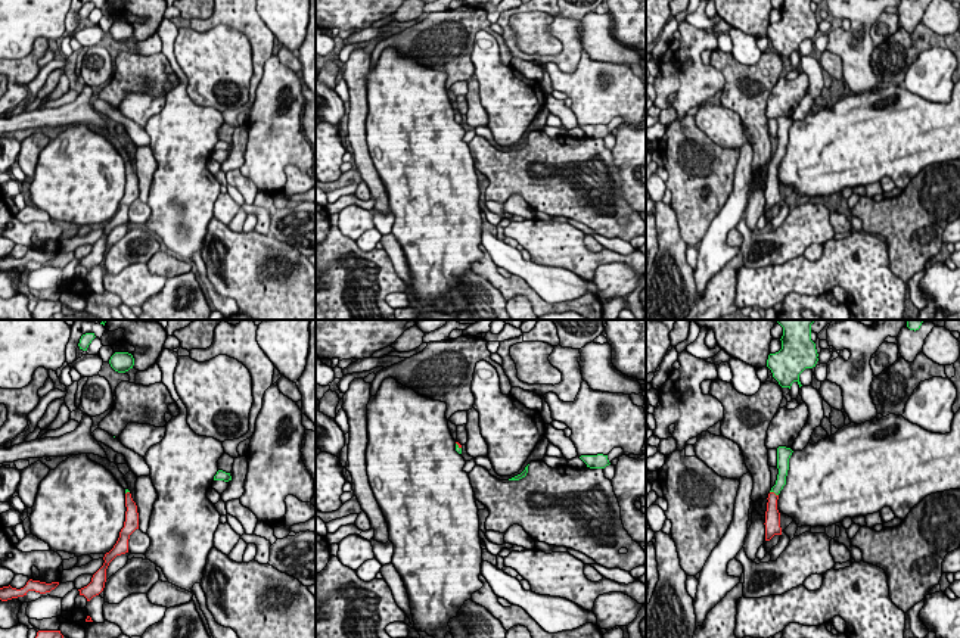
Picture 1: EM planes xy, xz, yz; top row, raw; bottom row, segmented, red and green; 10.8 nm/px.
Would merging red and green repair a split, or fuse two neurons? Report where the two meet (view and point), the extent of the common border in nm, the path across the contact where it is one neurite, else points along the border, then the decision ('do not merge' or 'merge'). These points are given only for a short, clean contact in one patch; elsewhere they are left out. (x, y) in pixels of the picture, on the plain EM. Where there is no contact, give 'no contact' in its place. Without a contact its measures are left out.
meets red in yz at (773, 162); contact 110 nm long; runs through yz (771, 184), (773, 162), (780, 152); merge

